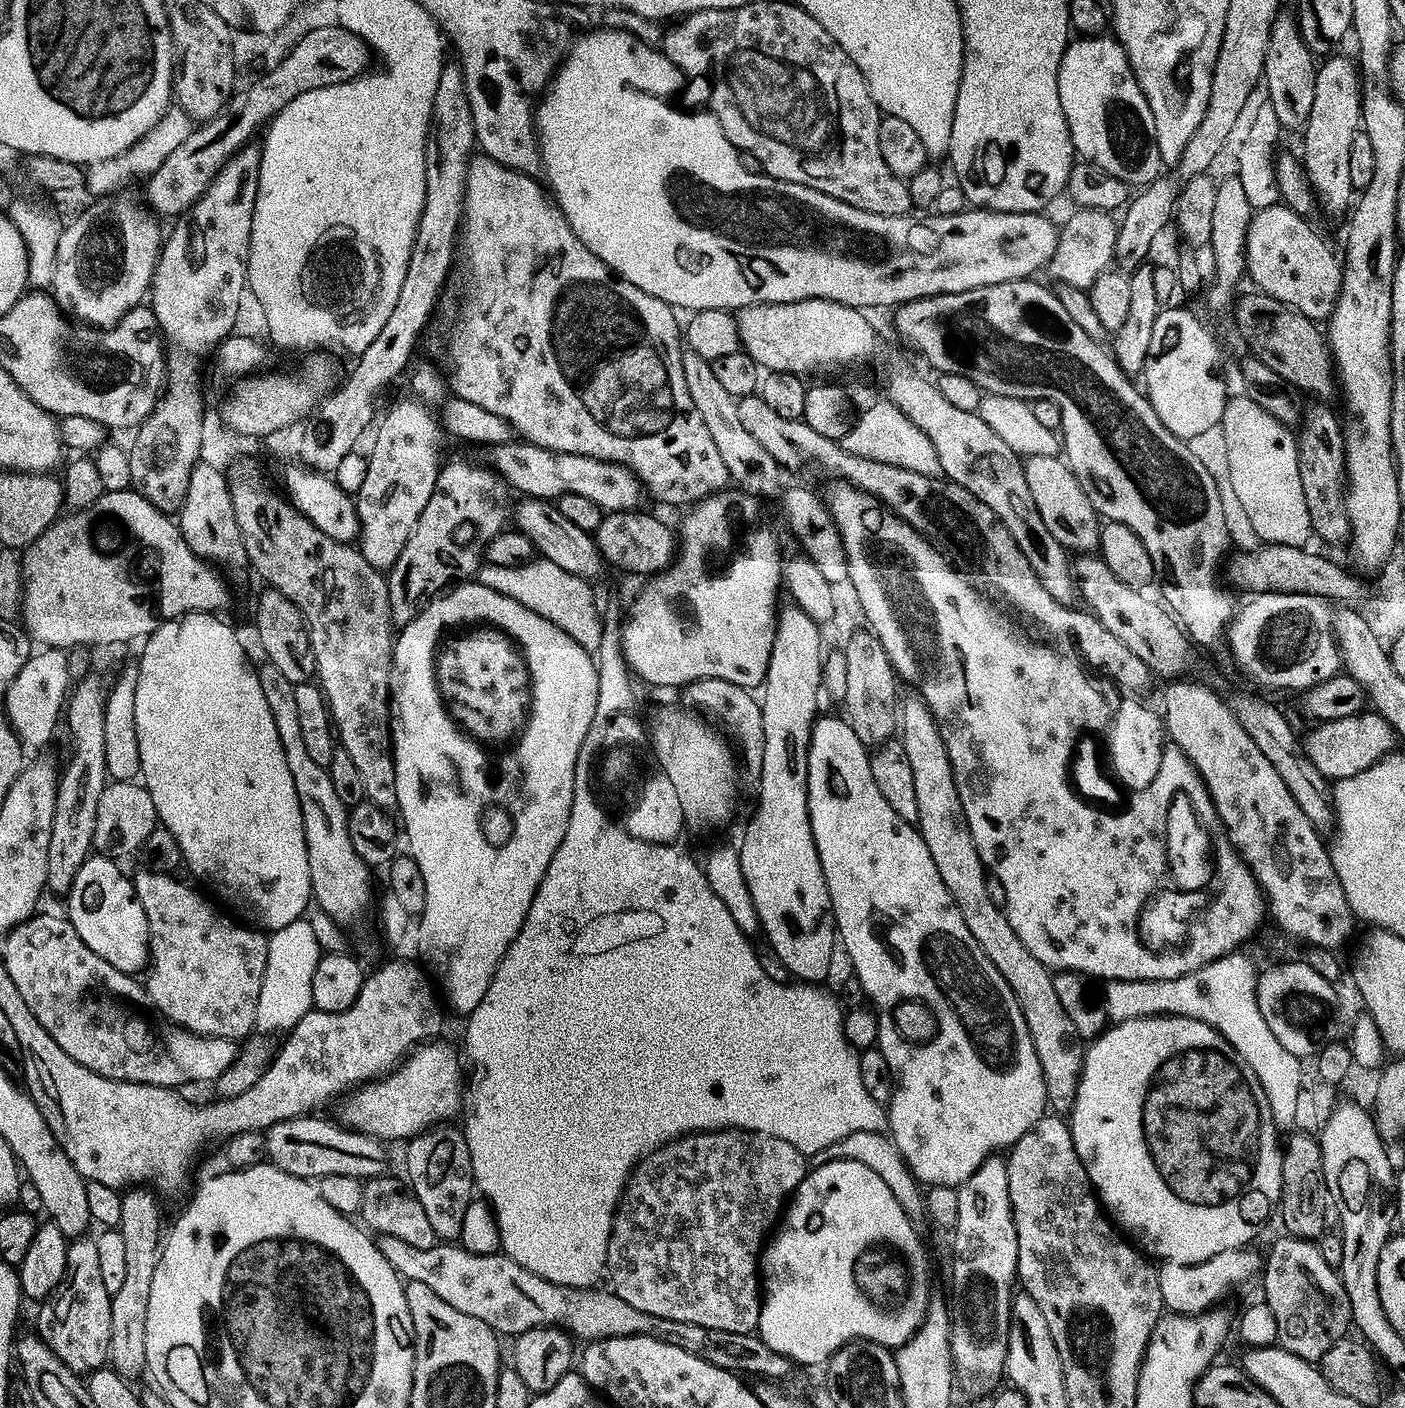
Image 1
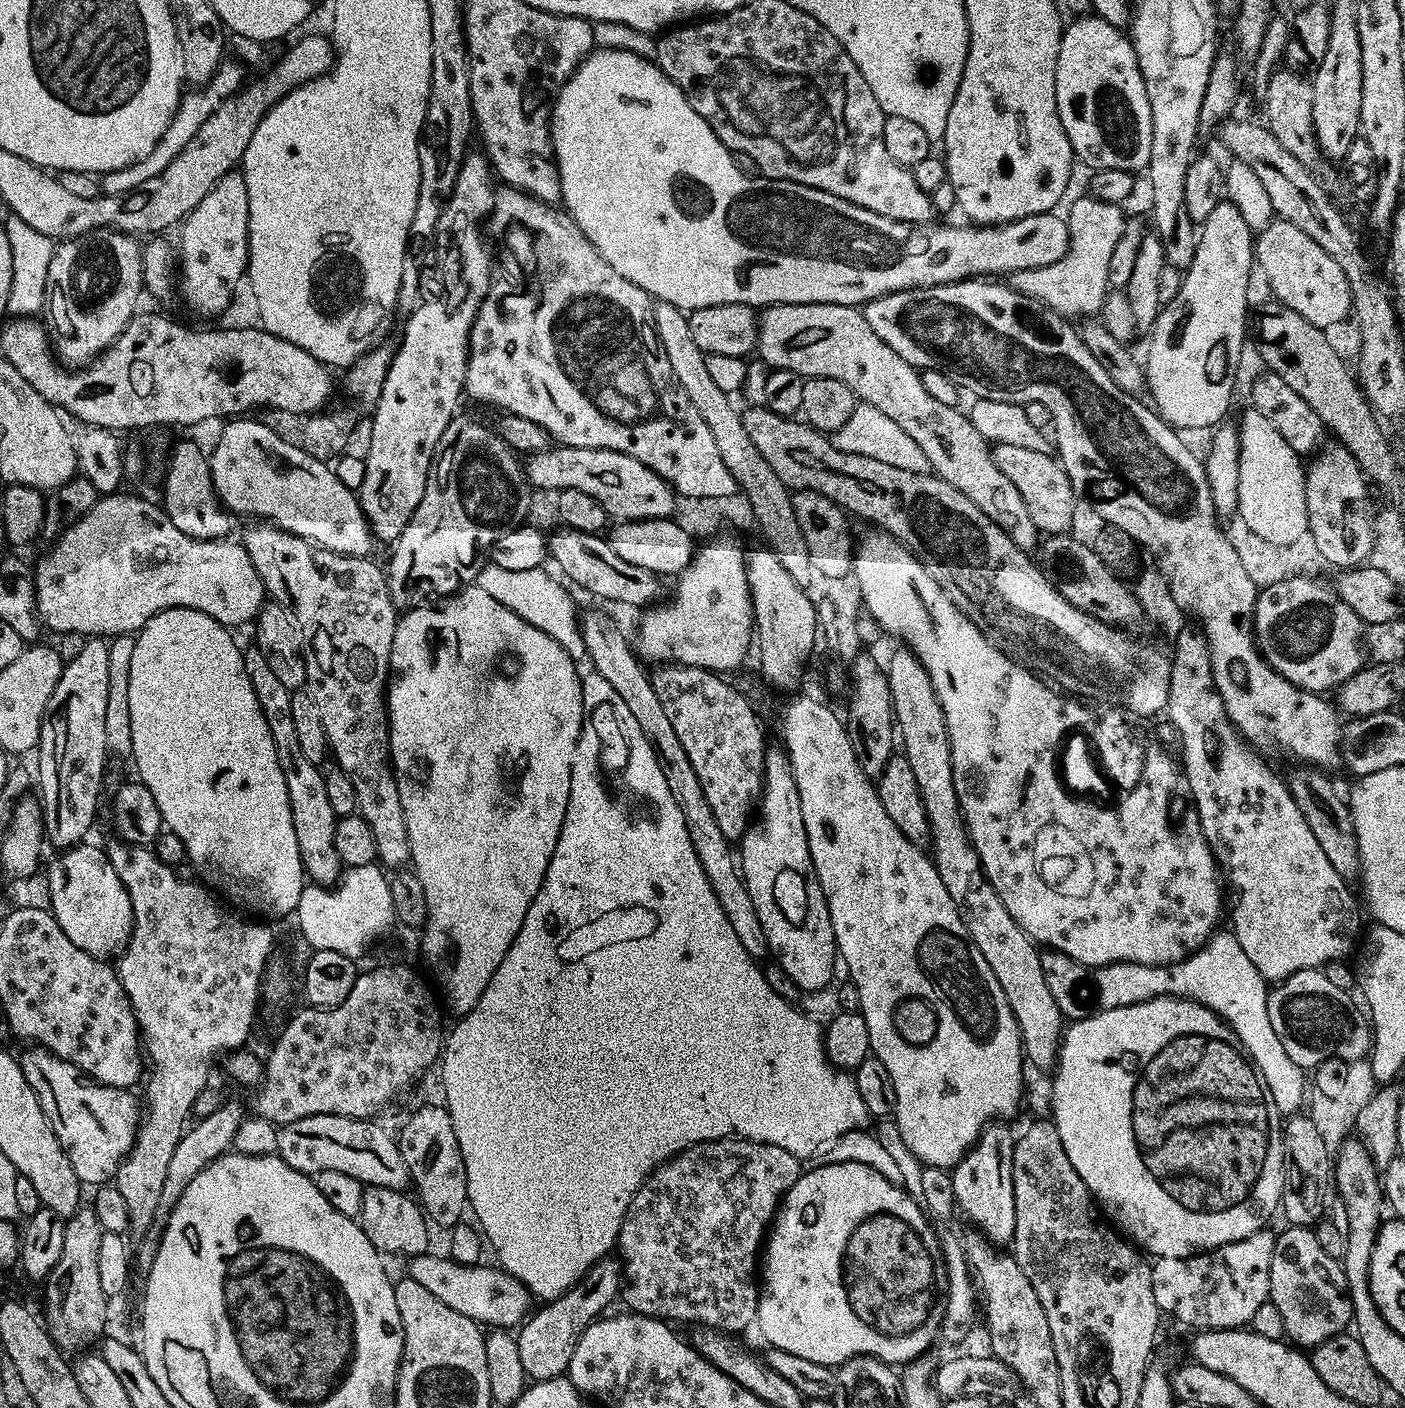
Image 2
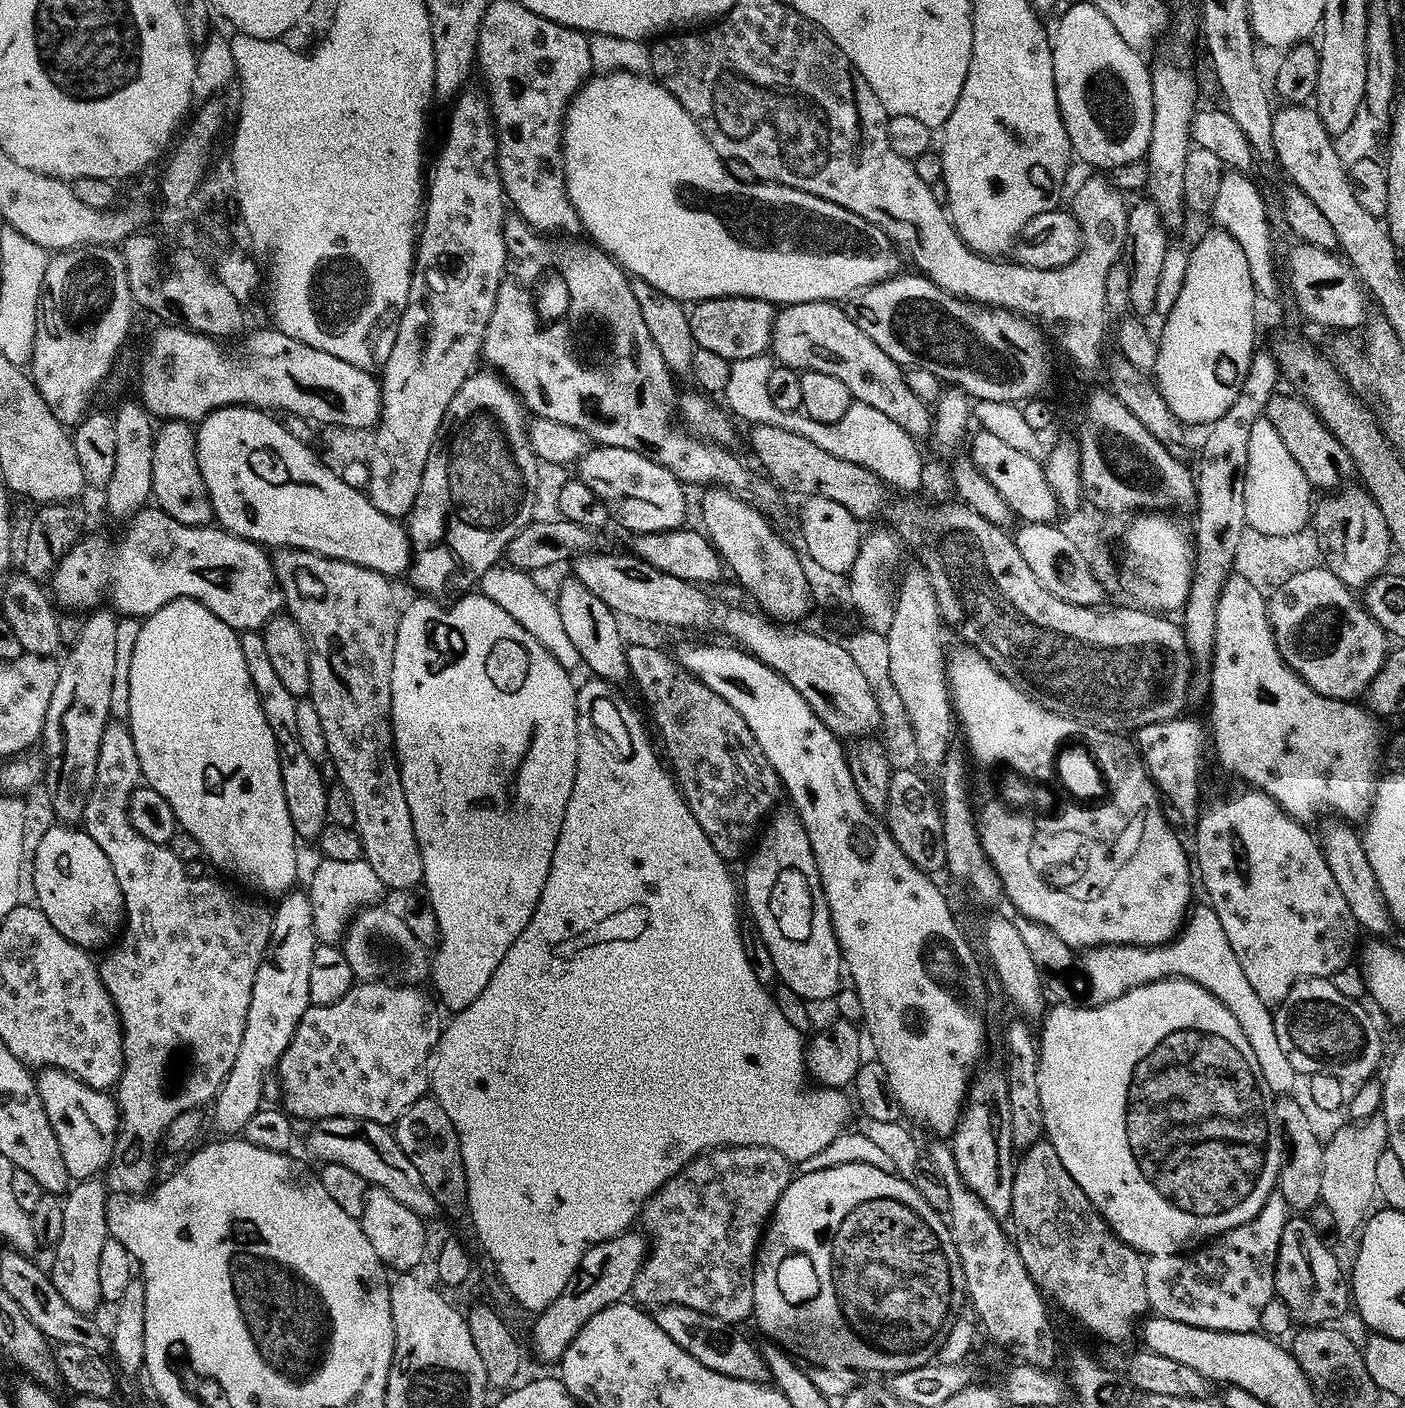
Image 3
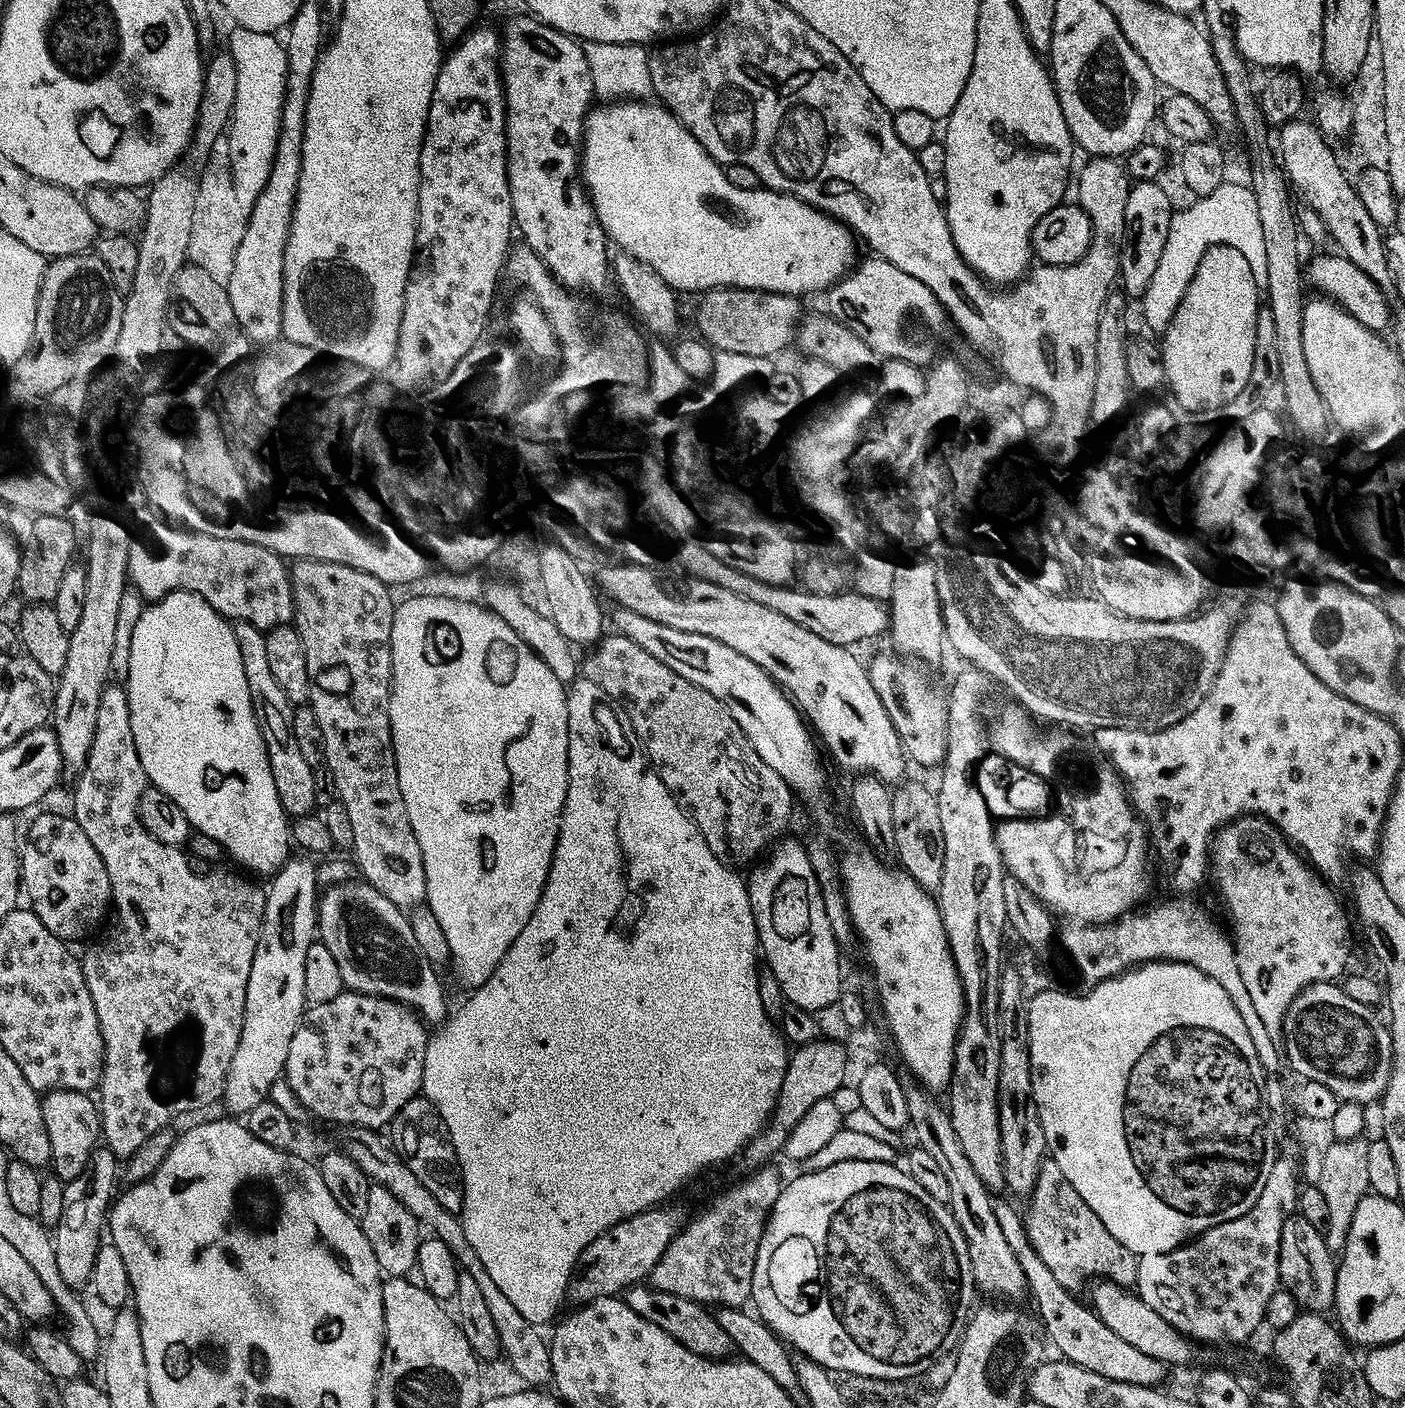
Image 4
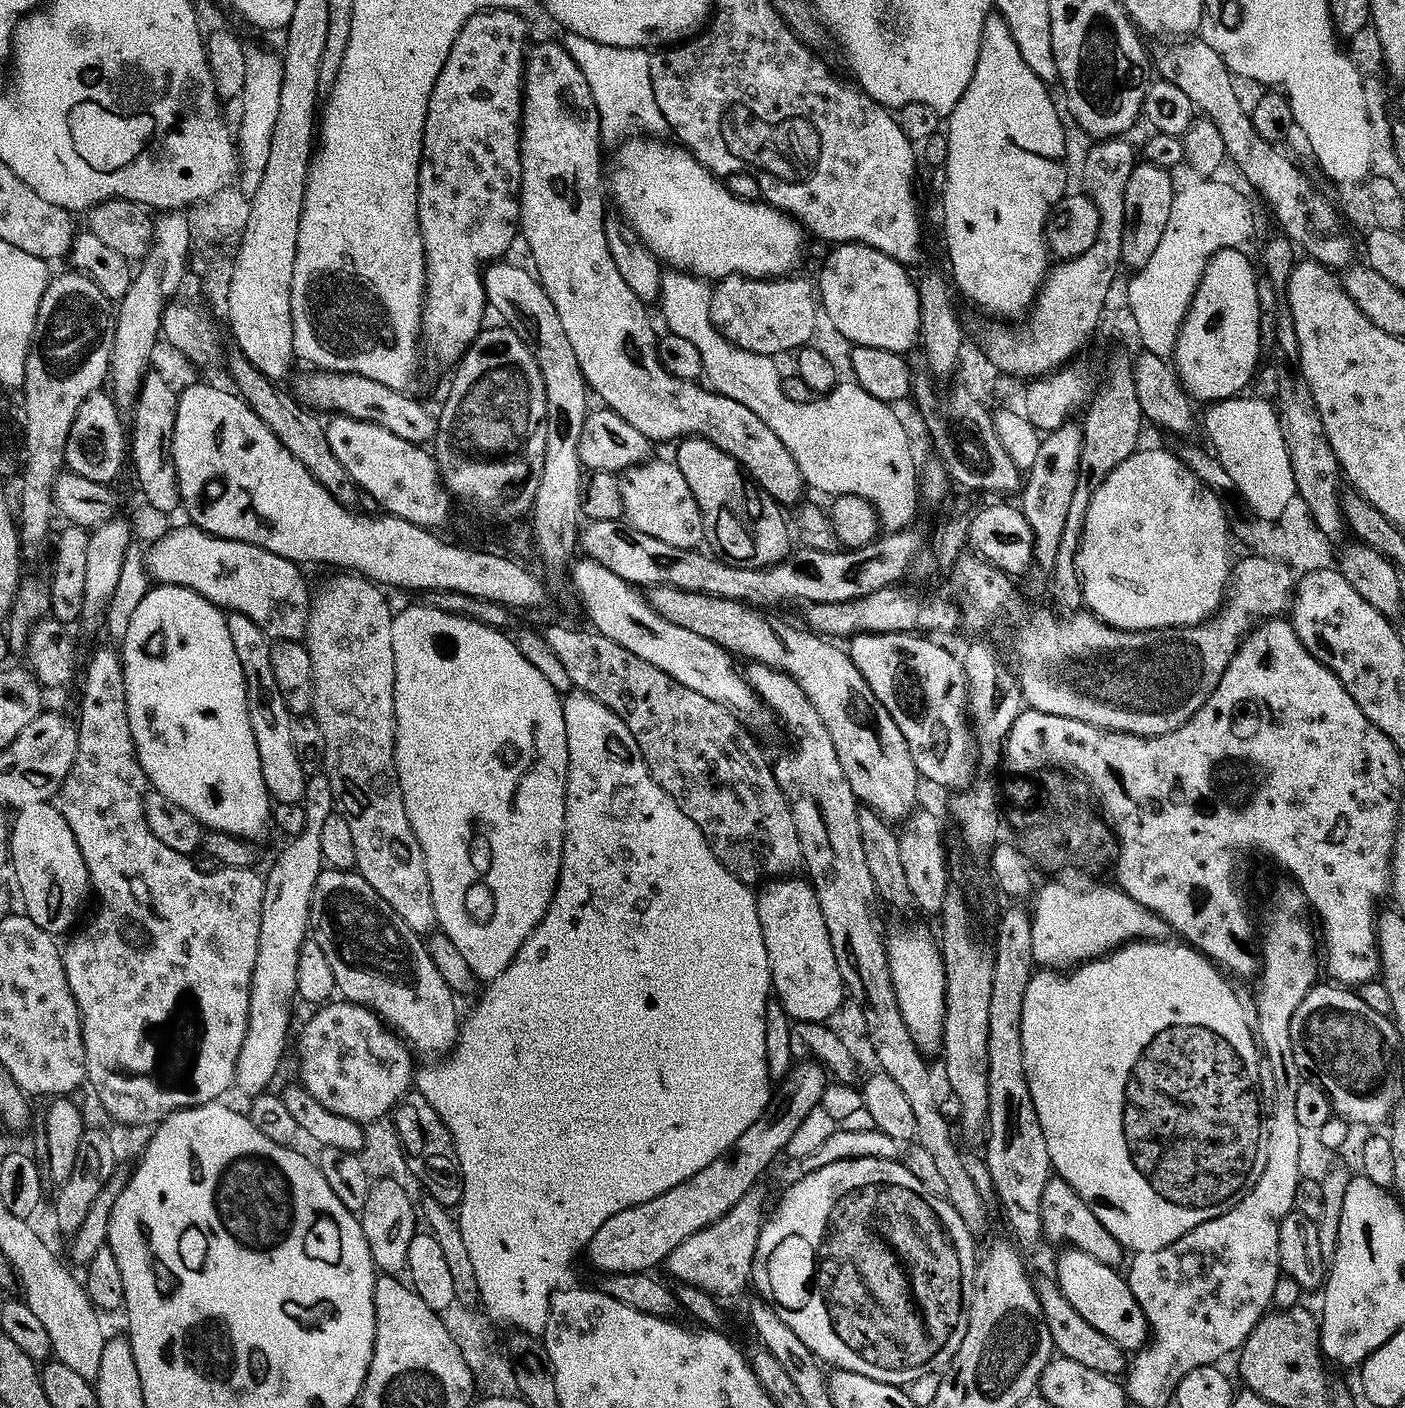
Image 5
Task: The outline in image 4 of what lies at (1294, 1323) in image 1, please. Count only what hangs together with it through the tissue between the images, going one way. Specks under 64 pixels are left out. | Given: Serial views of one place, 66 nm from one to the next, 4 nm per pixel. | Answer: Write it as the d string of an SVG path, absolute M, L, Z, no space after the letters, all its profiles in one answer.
M1301 1214L1288 1217L1282 1226L1280 1282L1303 1311L1324 1314L1335 1305L1337 1263L1337 1257L1327 1248L1325 1233L1314 1230Z

